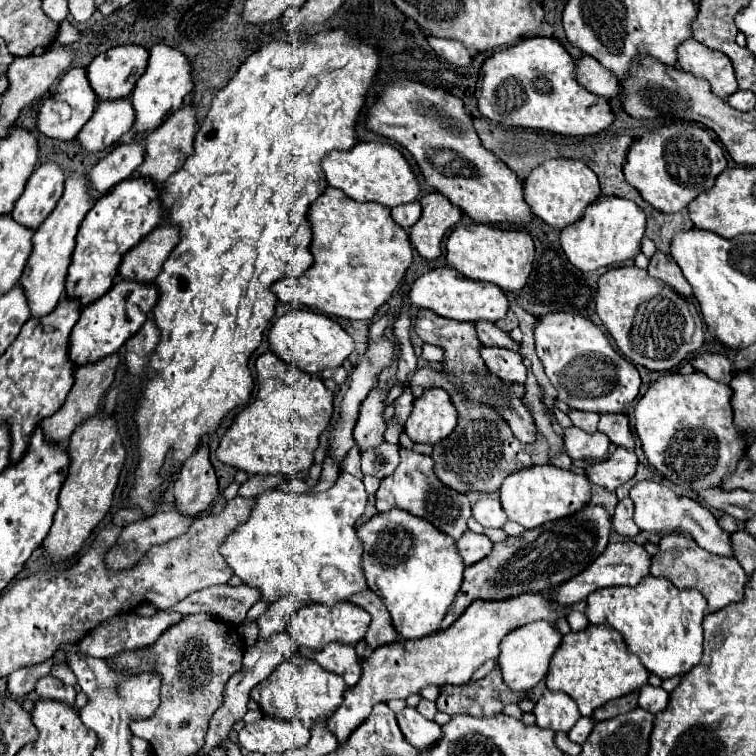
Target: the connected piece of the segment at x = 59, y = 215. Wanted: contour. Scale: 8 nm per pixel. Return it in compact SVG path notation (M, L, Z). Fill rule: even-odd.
M83 173L73 175L69 181L65 181L65 193L59 199L57 207L53 209L53 213L49 215L49 219L45 219L45 223L33 233L33 251L19 279L19 285L25 291L25 299L29 303L31 319L41 319L43 315L49 315L57 307L59 299L63 297L65 275L75 247L75 235L91 205L93 205L93 197L89 191L87 177Z

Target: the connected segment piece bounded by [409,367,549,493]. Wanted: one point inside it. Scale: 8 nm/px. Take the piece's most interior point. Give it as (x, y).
(482, 451)

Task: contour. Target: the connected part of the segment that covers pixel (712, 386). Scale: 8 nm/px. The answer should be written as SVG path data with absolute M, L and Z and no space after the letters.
M667 373L657 379L635 407L635 431L649 463L671 483L703 491L721 483L745 455L749 439L733 423L731 387L703 373Z

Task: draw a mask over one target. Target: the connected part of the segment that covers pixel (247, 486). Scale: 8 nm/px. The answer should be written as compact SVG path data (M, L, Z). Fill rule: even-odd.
M251 475L239 489L241 497L257 497L265 489L275 489L285 481L285 475Z

